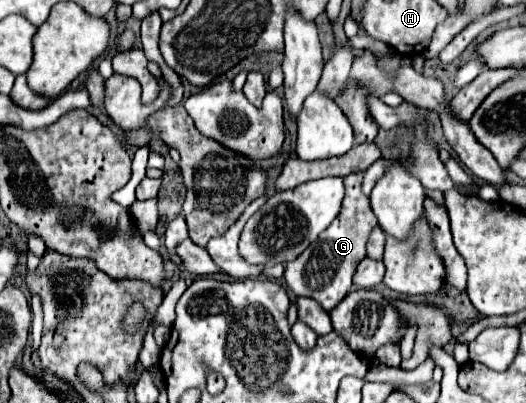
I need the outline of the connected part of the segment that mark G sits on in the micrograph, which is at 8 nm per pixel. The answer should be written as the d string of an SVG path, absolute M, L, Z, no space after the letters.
M345 186L343 208L335 222L331 222L331 226L321 232L321 238L317 238L317 242L313 242L313 246L309 246L301 258L285 266L287 288L295 296L317 300L325 312L331 312L351 290L351 278L357 264L365 258L365 244L373 226L377 226L377 220L373 218L369 198L361 192L361 186Z

